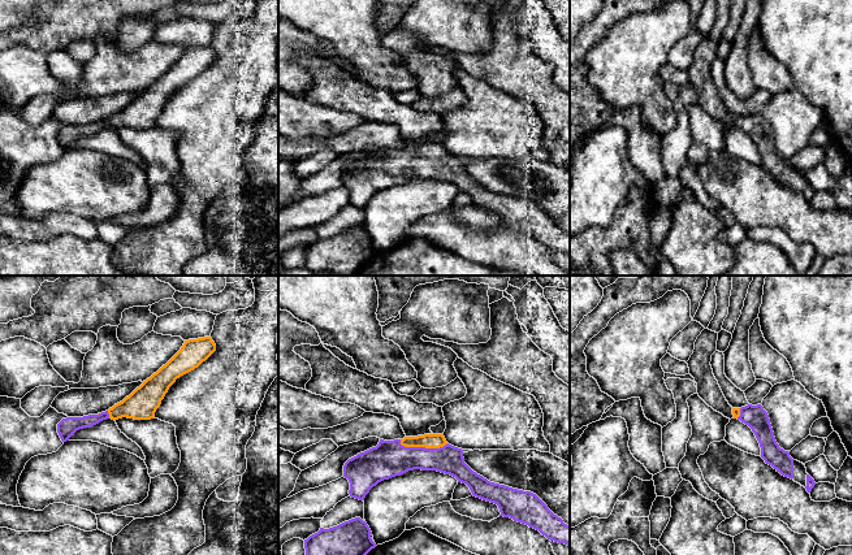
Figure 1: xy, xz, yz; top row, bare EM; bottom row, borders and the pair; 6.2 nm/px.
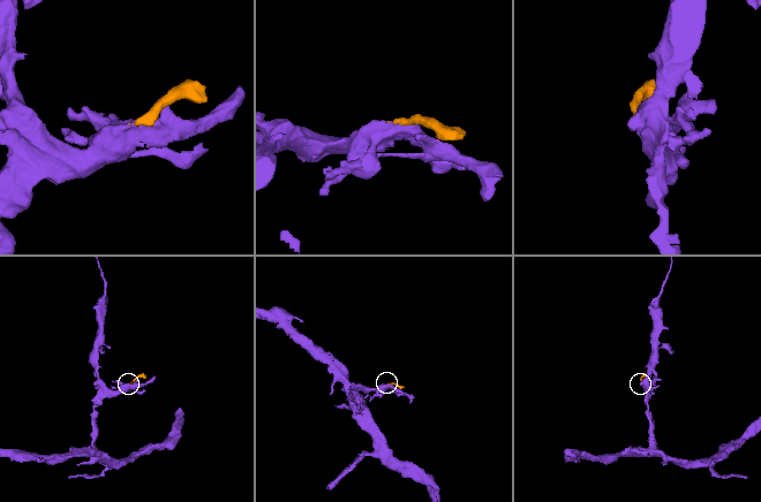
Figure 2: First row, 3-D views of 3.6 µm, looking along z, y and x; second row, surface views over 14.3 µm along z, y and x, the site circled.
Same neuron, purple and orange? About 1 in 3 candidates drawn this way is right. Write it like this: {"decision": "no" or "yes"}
{"decision": "yes"}

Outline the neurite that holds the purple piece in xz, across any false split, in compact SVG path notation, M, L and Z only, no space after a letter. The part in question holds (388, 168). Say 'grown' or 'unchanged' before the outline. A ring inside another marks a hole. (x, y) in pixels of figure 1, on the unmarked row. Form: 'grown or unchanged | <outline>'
grown | M444 143L380 148L376 156L345 172L343 186L350 191L350 205L364 209L379 191L414 178L450 183L466 192L473 205L497 213L499 225L526 233L548 248L570 255L570 235L536 203L494 192L477 183L464 172L463 159L449 153Z

